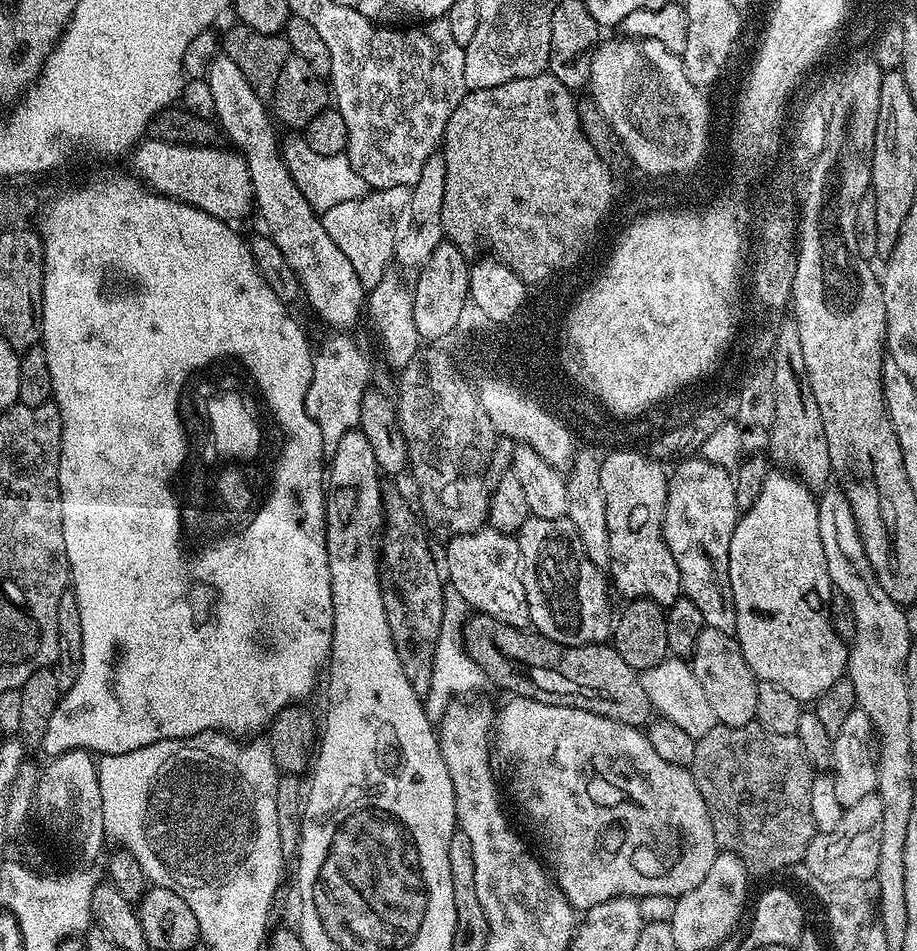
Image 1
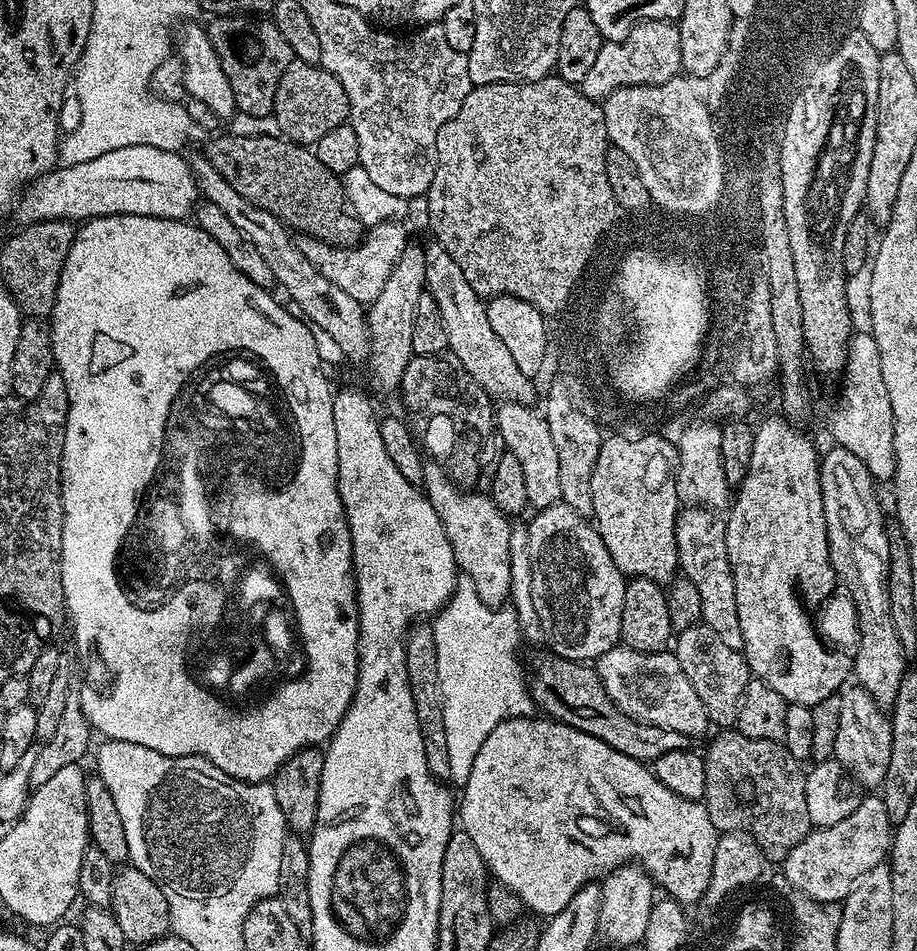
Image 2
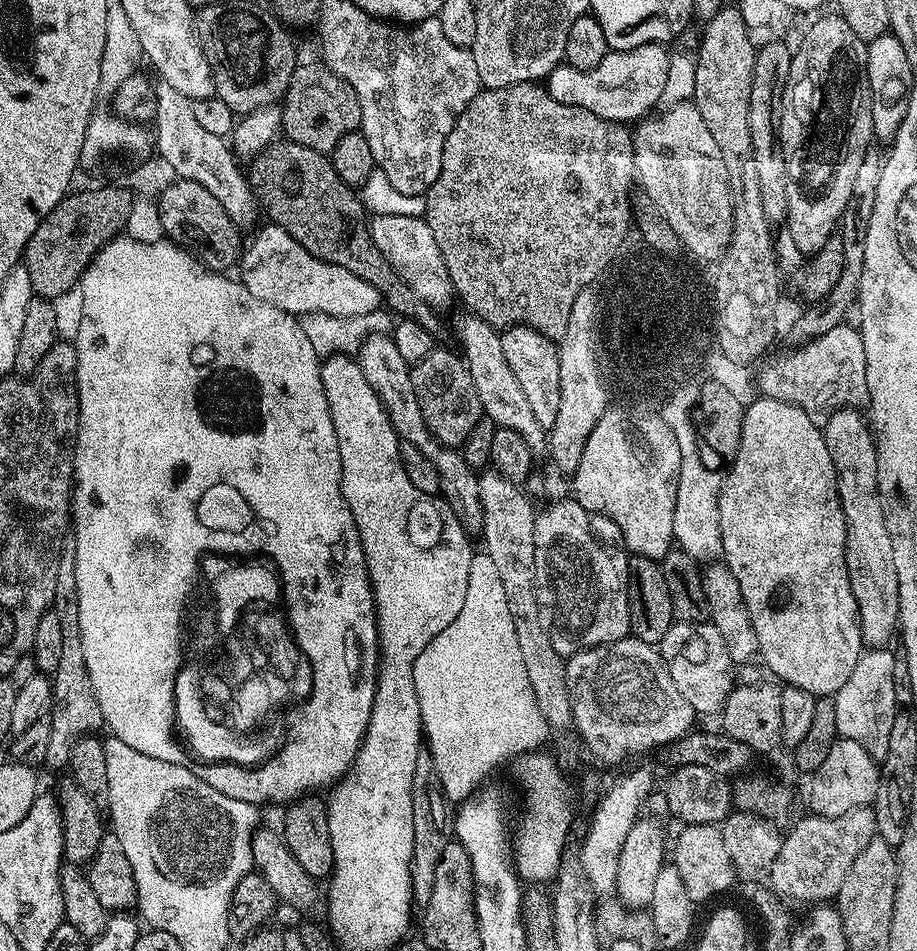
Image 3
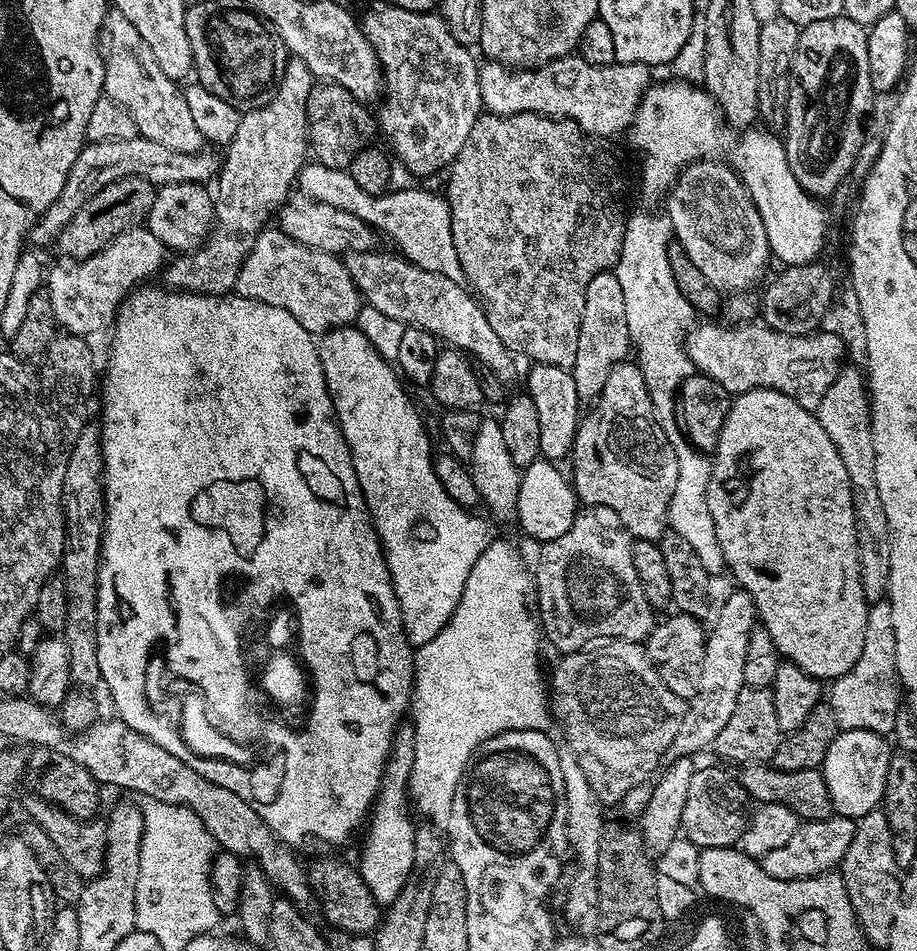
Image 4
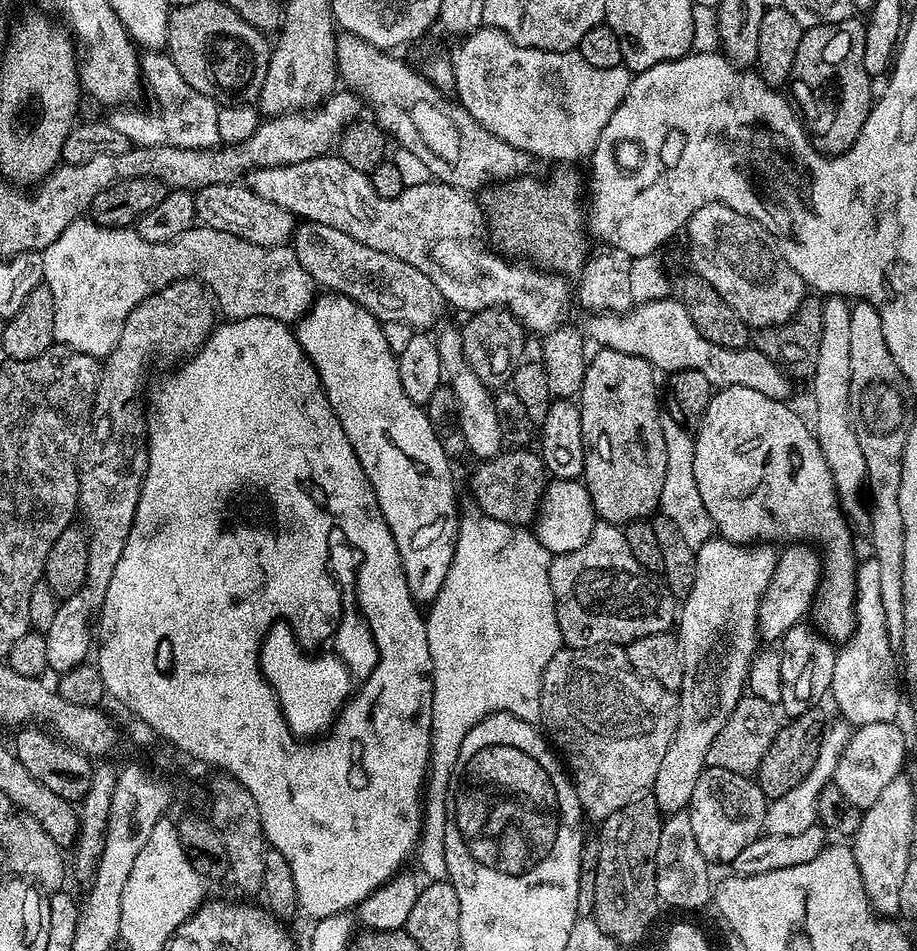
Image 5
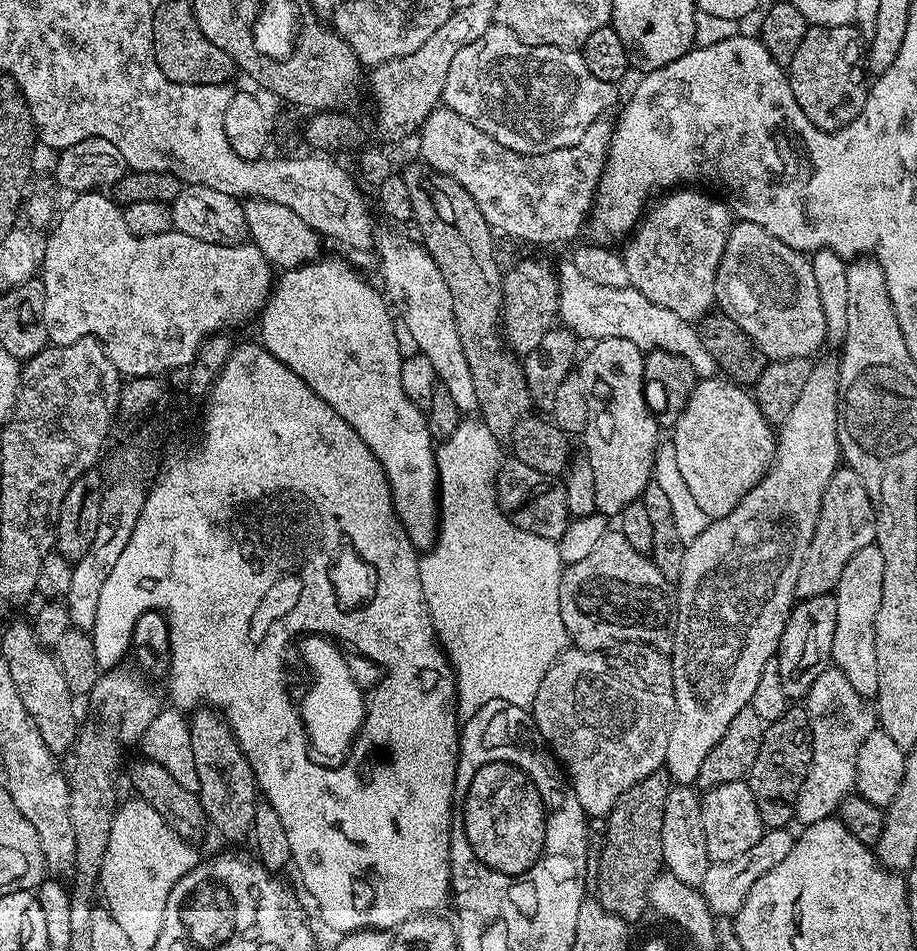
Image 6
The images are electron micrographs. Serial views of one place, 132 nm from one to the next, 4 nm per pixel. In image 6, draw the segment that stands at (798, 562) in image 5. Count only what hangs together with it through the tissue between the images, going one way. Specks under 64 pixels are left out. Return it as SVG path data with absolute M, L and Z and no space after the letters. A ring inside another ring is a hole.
M841 466L836 469L834 478L830 478L826 494L822 494L818 526L814 526L814 538L810 538L810 550L806 550L806 562L802 562L802 571L798 574L797 597L806 600L835 593L838 578L842 578L842 570L846 570L850 558L875 543L876 515L870 494L866 494L862 478L858 478L852 468Z

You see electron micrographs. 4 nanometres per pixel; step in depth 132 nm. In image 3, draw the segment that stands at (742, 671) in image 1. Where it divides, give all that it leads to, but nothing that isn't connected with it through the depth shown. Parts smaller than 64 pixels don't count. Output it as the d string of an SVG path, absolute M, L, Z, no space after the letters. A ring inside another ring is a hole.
M673 622L670 630L666 630L666 638L660 640L658 651L666 670L670 670L670 678L674 678L674 686L678 686L678 694L690 702L693 713L719 713L723 709L734 687L734 665L730 650L726 650L726 642L722 642L722 634L718 634L718 626L710 622Z

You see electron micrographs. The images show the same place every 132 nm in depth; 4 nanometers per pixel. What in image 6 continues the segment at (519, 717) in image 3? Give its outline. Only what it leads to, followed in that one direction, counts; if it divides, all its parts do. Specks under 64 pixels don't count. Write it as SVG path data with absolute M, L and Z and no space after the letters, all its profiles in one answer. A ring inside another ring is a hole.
M479 418L461 419L458 430L450 434L450 438L439 441L436 448L436 468L438 471L438 499L440 501L440 532L436 536L436 545L427 549L420 556L420 577L422 578L422 594L426 598L428 613L432 619L432 625L436 630L436 636L440 639L440 645L456 673L456 702L461 717L473 716L480 707L491 700L505 700L519 708L531 709L534 698L538 694L538 686L542 686L542 678L546 670L561 652L569 647L570 641L568 631L562 622L562 610L558 598L558 586L566 567L564 560L559 556L557 541L550 538L542 538L538 534L530 534L530 530L522 530L510 522L510 518L500 508L496 497L496 476L500 472L502 455L500 456L501 441L497 440L494 434Z

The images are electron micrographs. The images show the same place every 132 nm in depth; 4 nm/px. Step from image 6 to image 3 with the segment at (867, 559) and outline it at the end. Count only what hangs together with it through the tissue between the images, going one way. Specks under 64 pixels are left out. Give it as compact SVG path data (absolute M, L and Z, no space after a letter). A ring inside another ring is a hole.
M872 646L861 651L854 671L834 697L834 722L838 722L837 737L858 742L877 762L883 760L890 743L890 729L898 711L894 694L894 666L897 653L884 646Z

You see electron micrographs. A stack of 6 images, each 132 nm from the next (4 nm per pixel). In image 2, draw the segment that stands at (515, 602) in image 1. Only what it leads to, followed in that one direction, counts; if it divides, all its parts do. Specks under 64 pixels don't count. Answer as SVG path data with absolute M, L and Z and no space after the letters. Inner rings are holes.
M425 459L422 491L428 497L430 506L442 518L446 538L450 538L450 550L454 550L456 567L474 582L478 598L486 606L498 608L509 603L510 590L510 534L509 517L494 506L491 495L476 490L465 490L446 475L436 460Z

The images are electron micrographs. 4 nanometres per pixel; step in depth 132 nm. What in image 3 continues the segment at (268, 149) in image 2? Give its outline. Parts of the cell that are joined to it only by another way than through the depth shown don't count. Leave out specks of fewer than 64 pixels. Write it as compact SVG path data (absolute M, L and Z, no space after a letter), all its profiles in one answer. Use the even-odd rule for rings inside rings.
M282 140L260 153L252 162L251 168L250 182L257 190L263 209L264 206L266 208L267 219L271 223L282 226L303 249L316 258L342 266L376 286L385 307L393 315L418 322L437 345L447 348L455 345L456 340L449 324L447 326L439 317L441 315L437 309L418 297L409 284L386 262L385 256L373 245L367 229L350 235L349 245L342 248L351 222L364 214L364 207L355 189L342 182L331 159L325 153L310 150L300 143Z

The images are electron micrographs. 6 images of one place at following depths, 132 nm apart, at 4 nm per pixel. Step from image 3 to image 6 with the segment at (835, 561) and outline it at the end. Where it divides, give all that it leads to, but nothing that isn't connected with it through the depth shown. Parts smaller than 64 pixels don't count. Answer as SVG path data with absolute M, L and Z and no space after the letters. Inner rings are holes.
M704 378L696 383L686 402L686 410L682 410L682 418L678 418L676 427L670 432L670 442L674 446L674 454L678 454L678 470L682 479L709 518L730 514L747 492L754 490L776 459L777 439L773 425L769 424L762 410L758 410L755 395L747 387L727 378Z

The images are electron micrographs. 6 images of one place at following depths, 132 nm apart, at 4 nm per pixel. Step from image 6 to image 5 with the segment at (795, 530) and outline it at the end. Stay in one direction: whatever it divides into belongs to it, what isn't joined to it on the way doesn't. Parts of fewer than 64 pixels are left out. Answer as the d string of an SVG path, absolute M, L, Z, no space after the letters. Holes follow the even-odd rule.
M723 538L707 540L702 547L695 549L696 573L694 586L690 594L683 597L678 608L678 635L682 650L682 686L678 693L680 717L674 730L674 738L670 742L670 750L662 757L662 766L658 766L658 778L654 778L650 795L656 799L661 813L671 814L683 812L690 802L690 794L694 794L694 785L704 773L706 767L706 750L710 750L710 742L714 742L718 730L726 726L726 718L734 714L734 706L738 706L740 697L745 695L748 682L748 671L752 665L752 657L758 651L758 610L760 599L766 594L766 586L776 569L777 549L771 543L735 544Z

